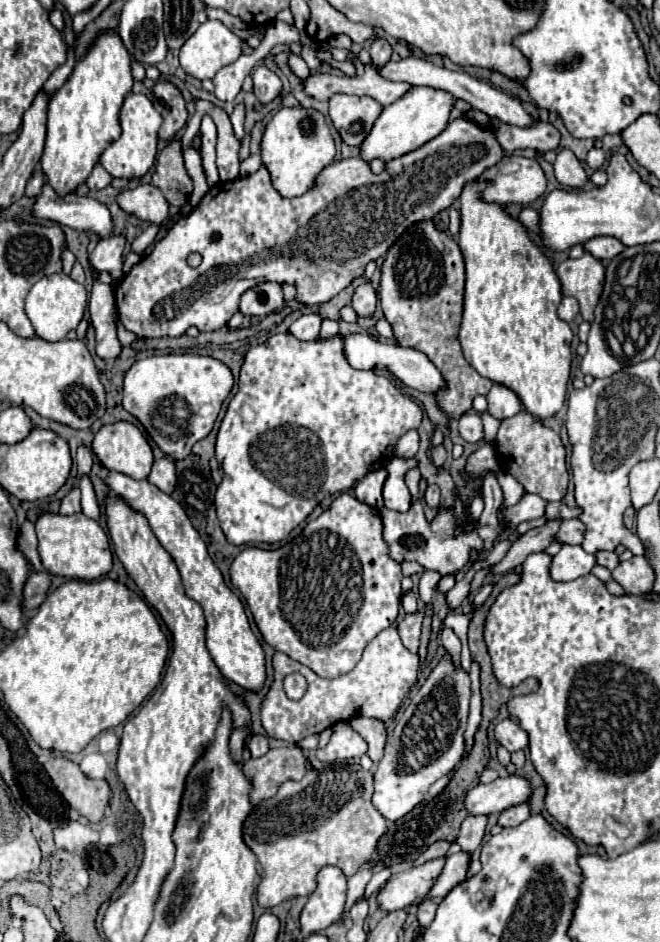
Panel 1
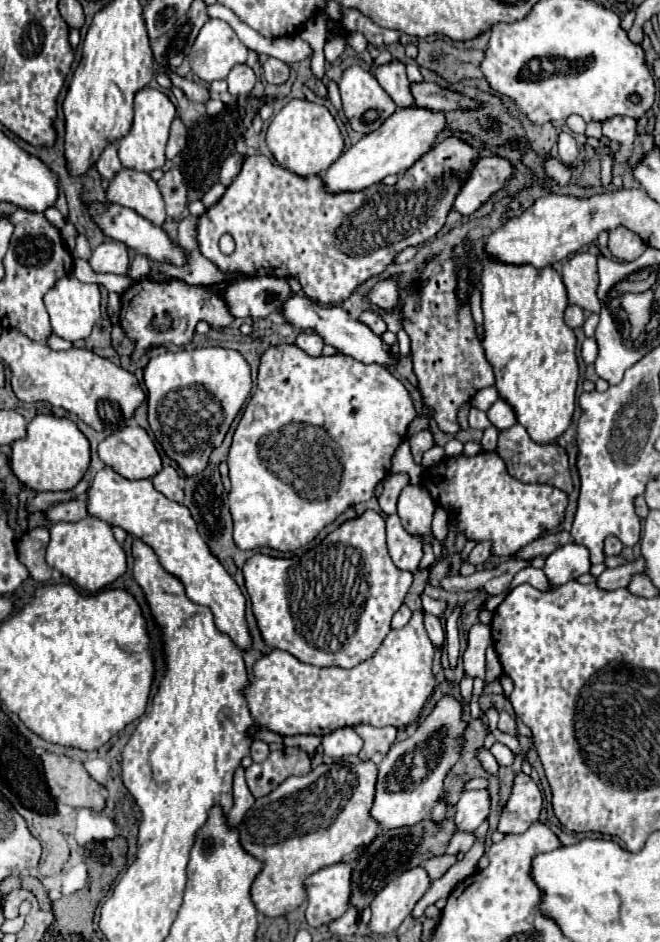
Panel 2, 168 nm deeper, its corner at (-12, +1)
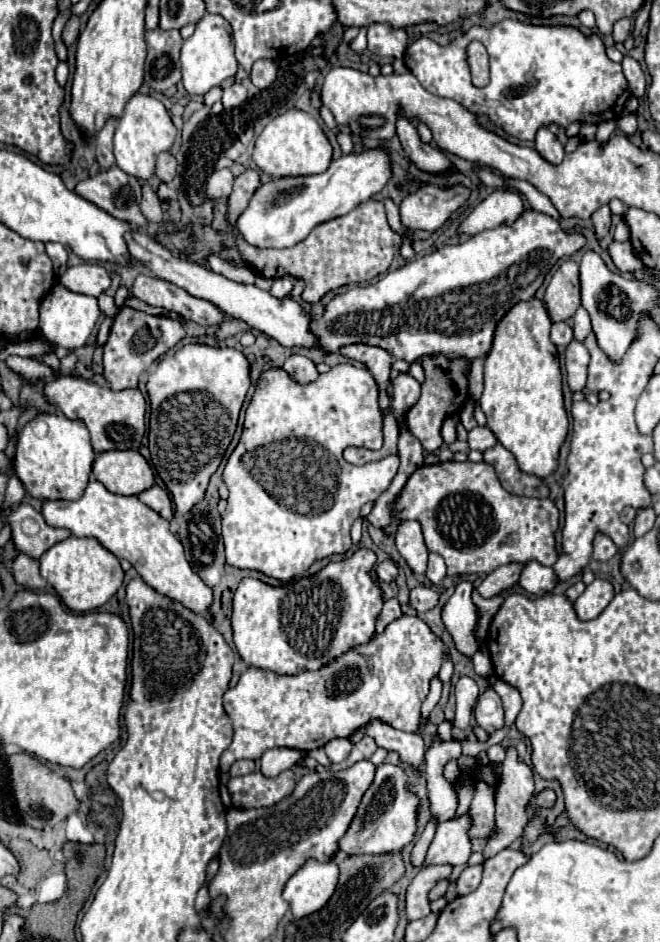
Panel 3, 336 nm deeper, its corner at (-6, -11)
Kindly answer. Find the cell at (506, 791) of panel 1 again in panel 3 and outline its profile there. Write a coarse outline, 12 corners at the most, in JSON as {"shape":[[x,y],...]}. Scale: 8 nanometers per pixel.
{"shape":[[471,815],[439,823],[425,865],[465,865]]}

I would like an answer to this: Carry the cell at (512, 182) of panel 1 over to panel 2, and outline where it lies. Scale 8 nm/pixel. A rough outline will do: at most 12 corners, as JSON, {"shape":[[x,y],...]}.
{"shape":[[499,157],[477,159],[453,211],[471,215],[505,187],[513,167]]}

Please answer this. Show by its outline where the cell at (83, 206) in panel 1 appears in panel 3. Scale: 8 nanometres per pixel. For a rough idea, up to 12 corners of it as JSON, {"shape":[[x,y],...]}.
{"shape":[[143,231],[129,255],[155,277],[215,303],[283,347],[319,347],[313,319],[179,257]]}

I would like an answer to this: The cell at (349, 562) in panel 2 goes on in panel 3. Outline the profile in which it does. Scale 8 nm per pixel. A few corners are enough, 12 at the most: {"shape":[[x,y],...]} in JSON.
{"shape":[[377,553],[233,595],[241,659],[317,671],[375,637]]}

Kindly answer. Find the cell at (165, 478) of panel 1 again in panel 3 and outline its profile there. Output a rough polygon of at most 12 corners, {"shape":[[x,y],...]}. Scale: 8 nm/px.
{"shape":[[151,487],[139,499],[171,521],[173,503],[161,487]]}

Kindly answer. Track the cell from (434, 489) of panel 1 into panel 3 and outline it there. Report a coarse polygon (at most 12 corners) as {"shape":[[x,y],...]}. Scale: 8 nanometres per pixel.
{"shape":[[429,553],[427,579],[441,583],[447,575],[439,553]]}

